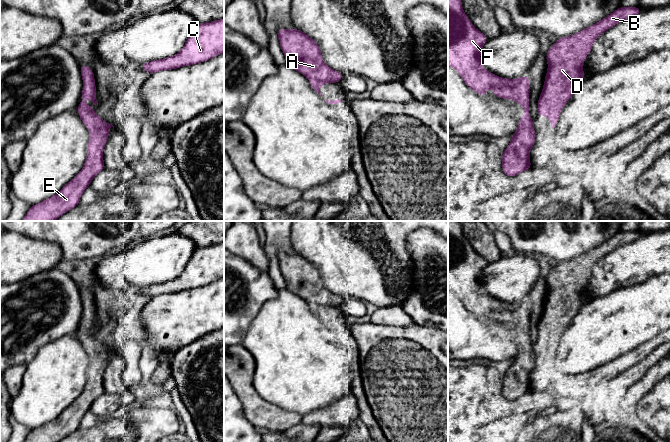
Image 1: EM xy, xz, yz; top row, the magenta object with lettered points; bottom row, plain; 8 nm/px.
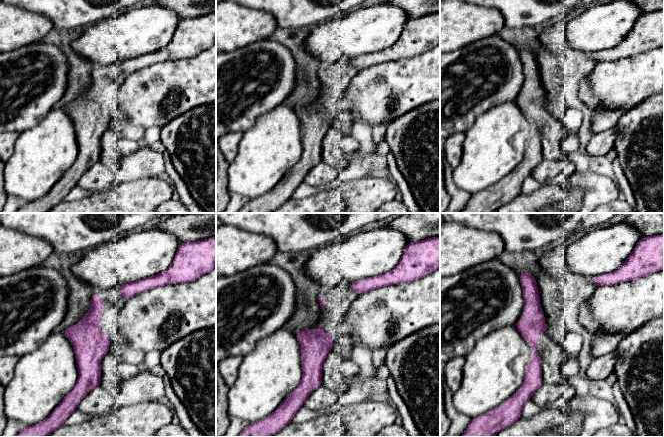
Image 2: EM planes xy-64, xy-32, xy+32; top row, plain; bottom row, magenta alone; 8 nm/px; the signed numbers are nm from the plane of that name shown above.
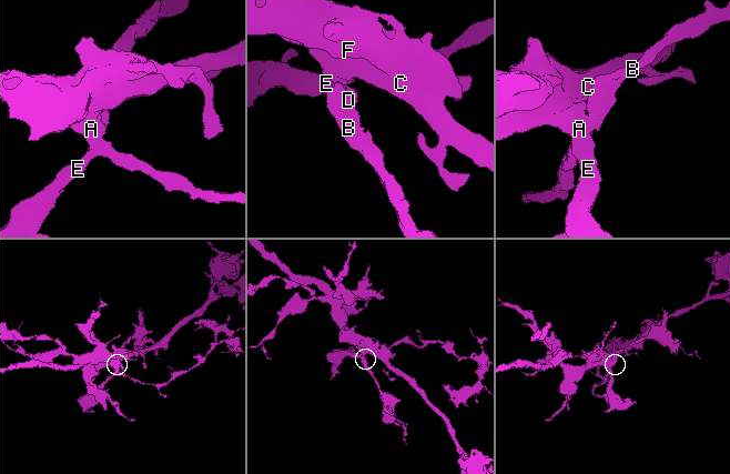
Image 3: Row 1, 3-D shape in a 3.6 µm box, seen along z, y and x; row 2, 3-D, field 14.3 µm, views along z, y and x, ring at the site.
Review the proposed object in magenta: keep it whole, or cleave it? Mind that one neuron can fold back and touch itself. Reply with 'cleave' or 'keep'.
keep

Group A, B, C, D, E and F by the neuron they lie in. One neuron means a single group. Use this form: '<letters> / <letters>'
A B C D E F

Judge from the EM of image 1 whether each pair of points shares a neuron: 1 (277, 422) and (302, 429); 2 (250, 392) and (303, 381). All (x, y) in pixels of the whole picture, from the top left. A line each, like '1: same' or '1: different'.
1: different
2: different

